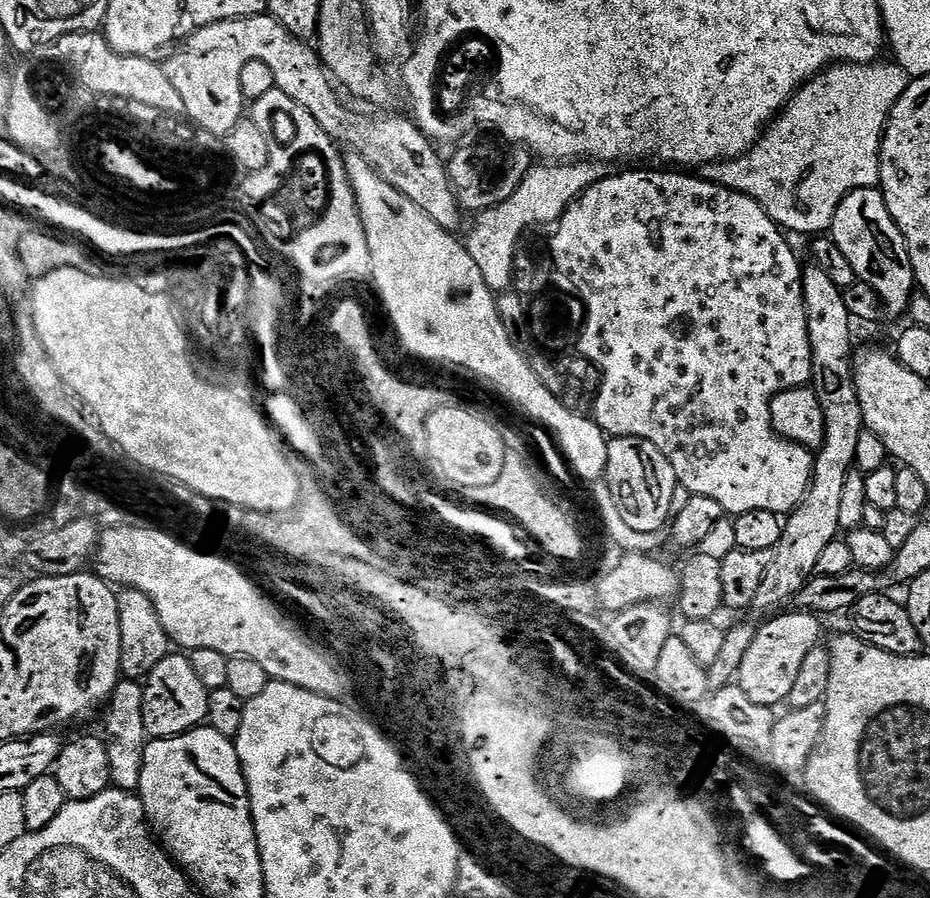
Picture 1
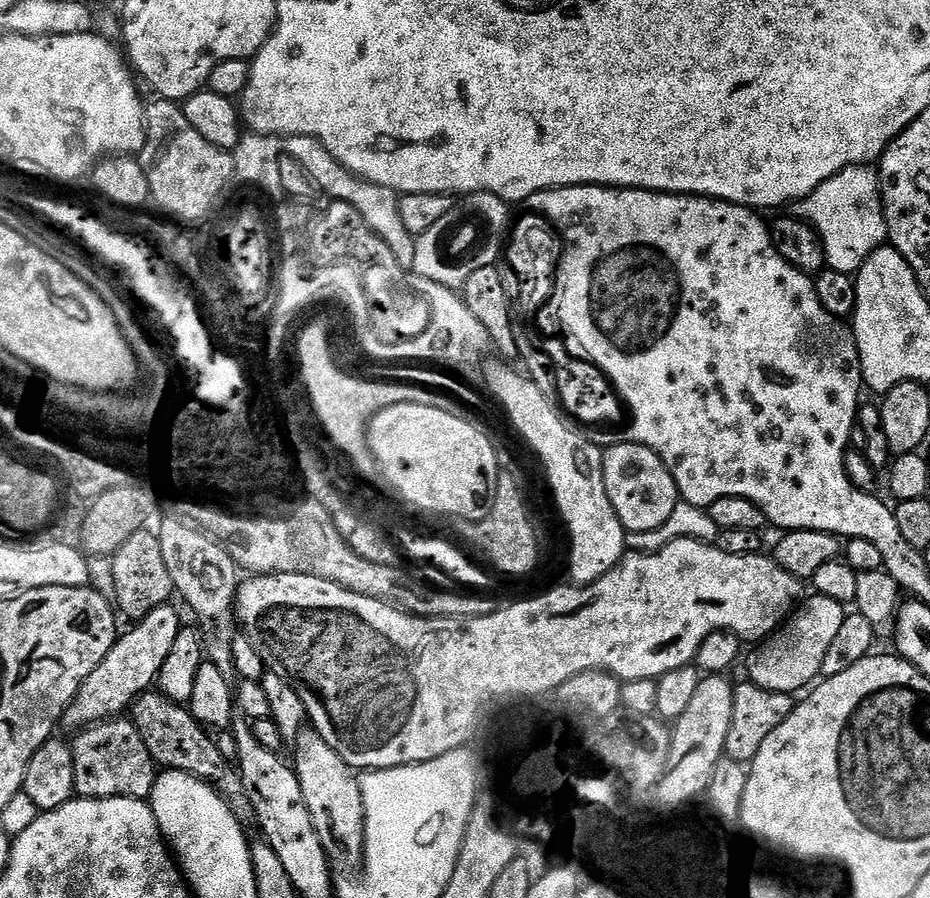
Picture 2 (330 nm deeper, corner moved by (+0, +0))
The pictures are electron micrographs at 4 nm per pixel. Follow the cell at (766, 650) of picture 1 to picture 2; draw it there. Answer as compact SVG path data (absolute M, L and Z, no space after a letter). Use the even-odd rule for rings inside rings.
M815 594L809 597L768 639L759 641L753 647L756 649L748 656L747 679L751 683L766 690L796 694L799 693L799 688L807 689L820 676L822 662L826 662L826 650L830 650L834 637L842 627L846 608L845 605L834 602L834 598Z

